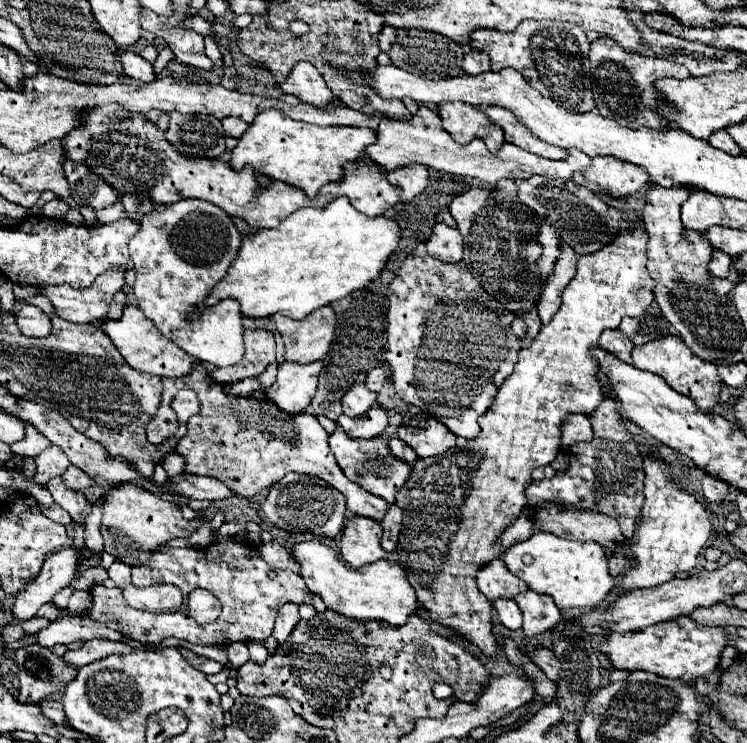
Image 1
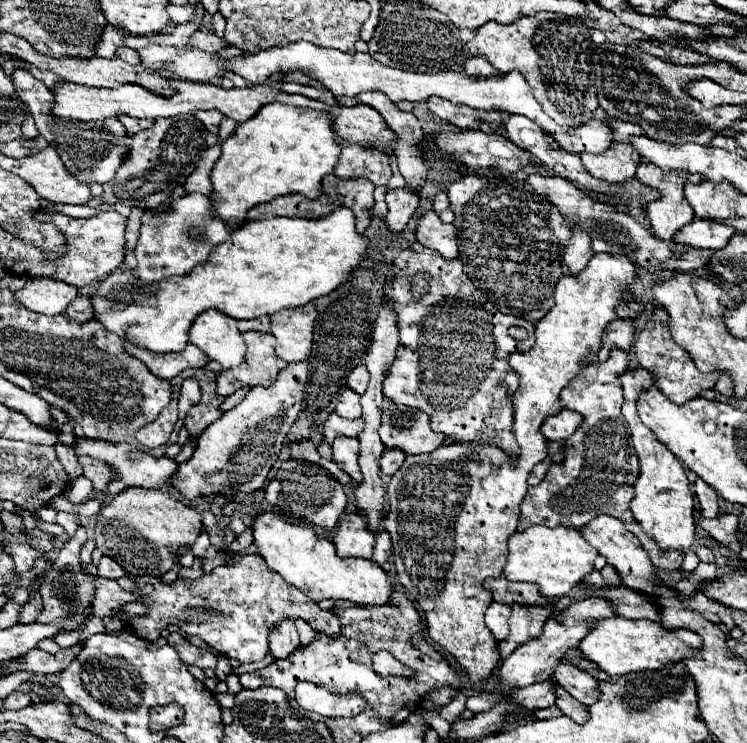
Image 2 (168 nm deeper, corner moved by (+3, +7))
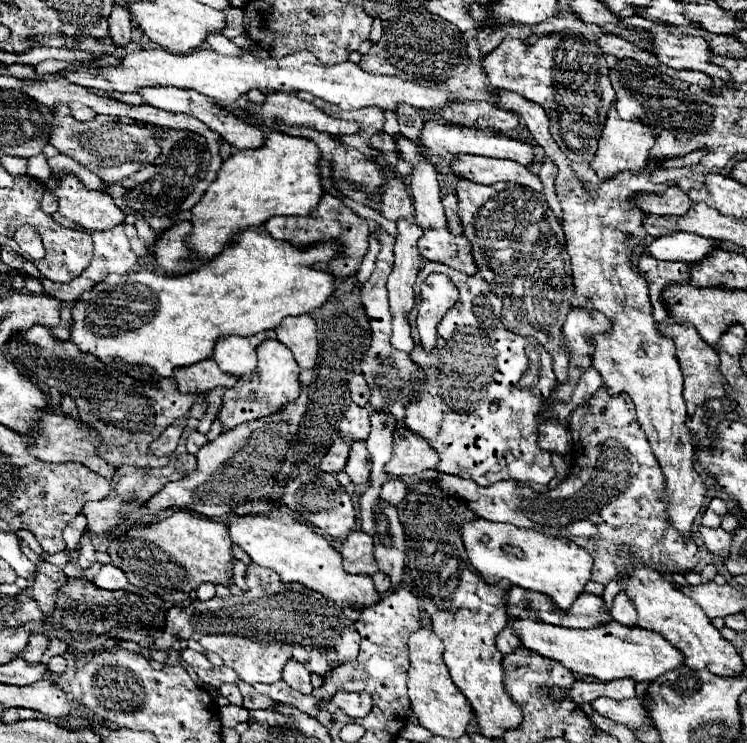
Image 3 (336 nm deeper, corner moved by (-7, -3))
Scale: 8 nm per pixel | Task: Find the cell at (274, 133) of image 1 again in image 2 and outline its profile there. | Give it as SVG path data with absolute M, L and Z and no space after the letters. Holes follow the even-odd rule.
M272 102L272 104L262 106L262 108L258 110L256 118L250 118L248 122L238 124L236 132L230 134L230 136L222 142L222 156L218 158L218 162L216 162L214 168L212 168L212 186L214 186L214 192L212 192L210 200L212 200L212 204L214 204L214 214L220 216L220 218L226 220L226 222L232 220L232 218L236 218L236 220L246 220L246 212L248 212L252 206L262 204L262 202L268 202L268 200L272 200L272 198L276 198L276 196L282 196L282 194L300 192L300 194L304 194L304 196L308 196L308 198L318 198L318 196L322 194L322 178L324 178L326 174L330 174L330 172L334 170L334 166L338 164L338 160L340 160L340 144L336 142L338 134L336 134L336 130L334 130L332 124L334 124L332 114L316 112L316 110L310 110L310 108L296 108L296 106L288 106L288 104L280 104L280 102Z

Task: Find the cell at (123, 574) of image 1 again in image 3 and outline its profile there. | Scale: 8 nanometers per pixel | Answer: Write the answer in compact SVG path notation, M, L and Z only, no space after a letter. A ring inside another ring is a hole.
M108 564L108 566L100 568L98 576L94 578L94 584L104 590L124 590L128 586L128 580L120 568Z

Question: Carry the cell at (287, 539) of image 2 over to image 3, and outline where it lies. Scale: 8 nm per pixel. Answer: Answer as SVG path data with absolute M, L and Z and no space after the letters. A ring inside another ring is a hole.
M274 510L270 514L234 514L228 518L226 526L232 542L240 546L254 564L278 572L284 582L300 582L314 592L322 592L336 604L350 604L356 608L368 608L380 600L378 592L374 592L370 576L346 574L342 570L340 552L336 552L316 530L310 530L306 524L294 520L290 512Z

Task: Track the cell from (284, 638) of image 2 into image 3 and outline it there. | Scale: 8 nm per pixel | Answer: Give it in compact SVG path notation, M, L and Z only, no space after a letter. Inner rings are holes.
M290 660L290 664L284 666L284 674L282 674L282 678L284 678L284 682L286 682L290 688L298 690L300 694L312 694L310 674L306 672L306 668L302 668L302 664Z

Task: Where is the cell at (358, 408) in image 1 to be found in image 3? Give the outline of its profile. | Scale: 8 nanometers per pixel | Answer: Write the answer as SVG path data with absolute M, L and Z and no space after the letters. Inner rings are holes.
M350 404L346 410L344 420L340 422L340 438L346 442L356 442L356 440L366 440L370 432L370 418L368 418L368 408L362 408L358 404Z

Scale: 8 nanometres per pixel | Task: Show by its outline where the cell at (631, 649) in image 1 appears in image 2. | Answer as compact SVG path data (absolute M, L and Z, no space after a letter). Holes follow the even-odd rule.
M608 618L608 622L600 622L592 634L588 634L580 642L580 650L584 658L598 664L600 670L610 676L620 676L628 672L646 672L660 670L666 664L676 664L684 658L694 658L702 650L702 638L692 630L666 630L664 626L652 620L628 620L628 618Z

